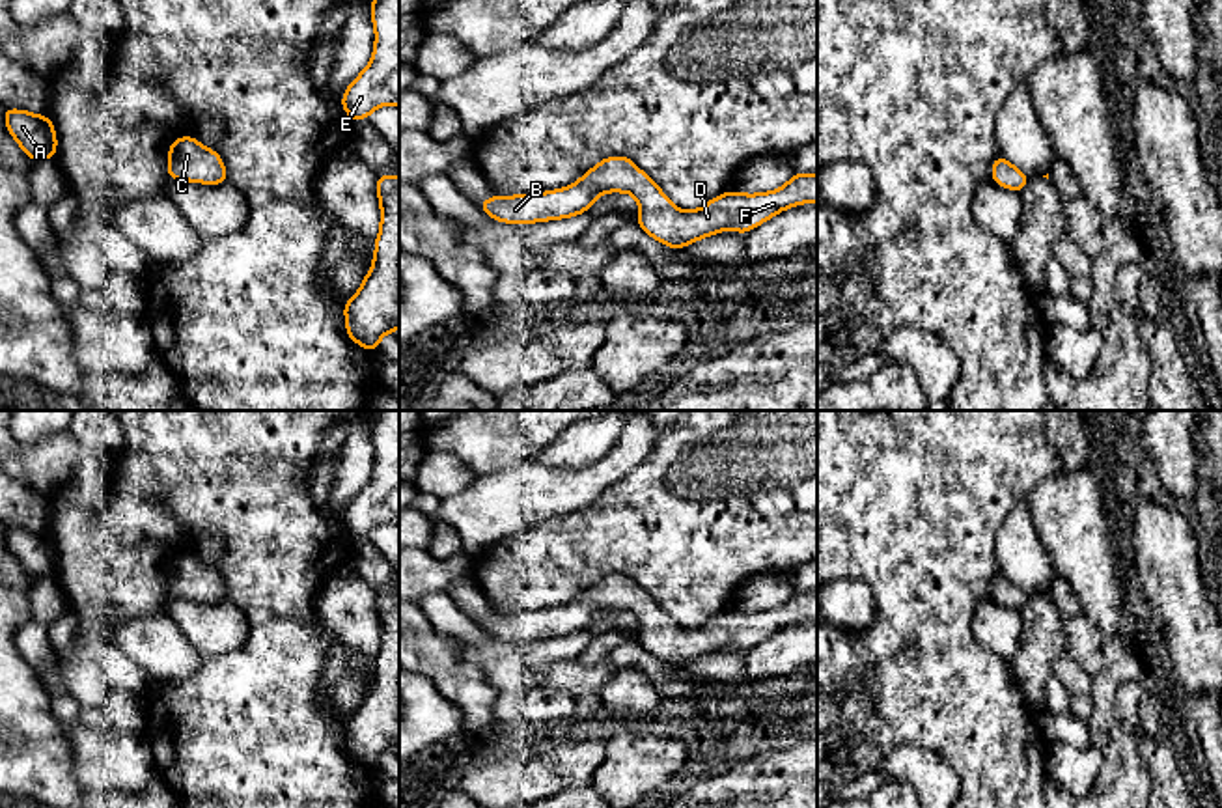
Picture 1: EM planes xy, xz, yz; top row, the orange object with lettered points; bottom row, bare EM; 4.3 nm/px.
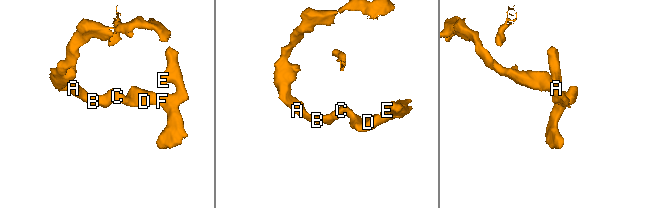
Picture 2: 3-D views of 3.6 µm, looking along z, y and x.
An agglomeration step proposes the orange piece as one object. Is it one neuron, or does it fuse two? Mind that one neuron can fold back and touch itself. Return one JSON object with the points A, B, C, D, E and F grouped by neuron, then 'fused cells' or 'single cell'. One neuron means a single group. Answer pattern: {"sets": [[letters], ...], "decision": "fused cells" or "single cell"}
{"sets": [["A", "B", "C", "D", "E", "F"]], "decision": "single cell"}

